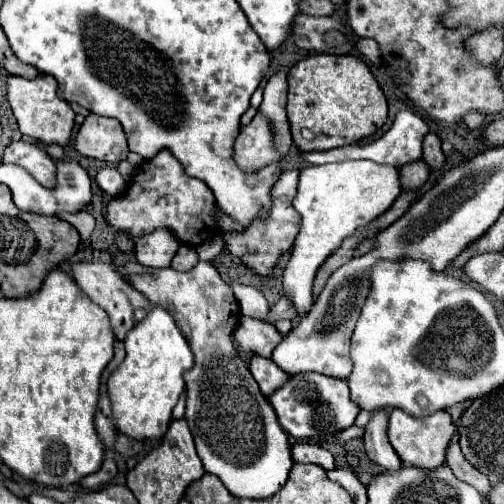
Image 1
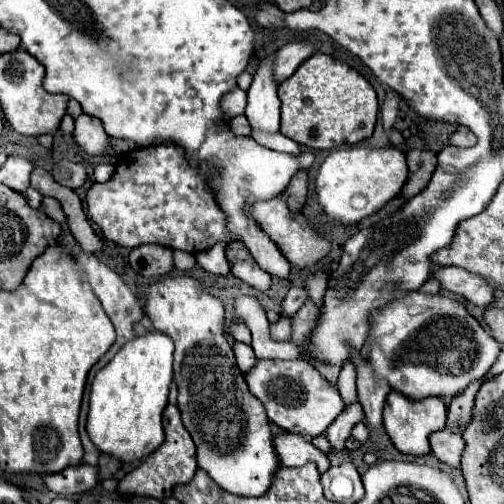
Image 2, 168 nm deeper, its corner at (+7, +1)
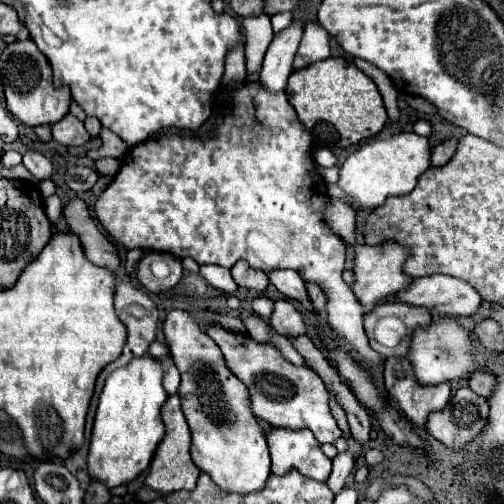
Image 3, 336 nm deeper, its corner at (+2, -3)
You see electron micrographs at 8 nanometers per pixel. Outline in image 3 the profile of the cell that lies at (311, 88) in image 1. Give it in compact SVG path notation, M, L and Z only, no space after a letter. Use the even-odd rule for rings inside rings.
M328 57L302 71L294 71L286 85L286 97L316 147L332 149L356 145L362 139L378 135L388 119L374 81L356 69L356 65L348 65L342 57Z

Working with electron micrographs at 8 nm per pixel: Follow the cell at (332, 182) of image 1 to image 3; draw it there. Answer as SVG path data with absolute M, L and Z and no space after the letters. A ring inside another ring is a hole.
M398 133L388 139L374 139L350 153L340 167L338 187L346 193L354 209L376 209L392 195L410 193L418 177L430 167L430 145L426 137L416 133Z

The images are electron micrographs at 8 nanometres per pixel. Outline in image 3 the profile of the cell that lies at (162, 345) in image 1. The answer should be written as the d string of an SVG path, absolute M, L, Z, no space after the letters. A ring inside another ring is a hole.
M142 355L106 377L94 417L88 467L90 475L104 481L108 487L128 483L146 471L156 447L164 439L166 431L160 415L160 409L168 399L162 385L164 373L166 369L160 359Z

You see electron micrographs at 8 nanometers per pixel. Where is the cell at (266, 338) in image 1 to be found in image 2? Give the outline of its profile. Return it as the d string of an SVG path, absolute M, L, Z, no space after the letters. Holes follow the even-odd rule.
M281 315L279 321L271 323L271 337L275 341L289 341L291 339L291 319L287 315Z

